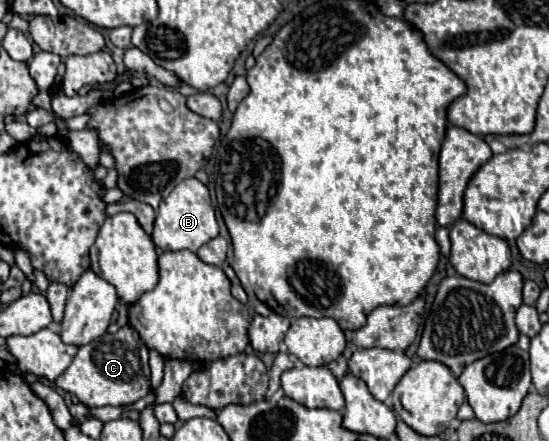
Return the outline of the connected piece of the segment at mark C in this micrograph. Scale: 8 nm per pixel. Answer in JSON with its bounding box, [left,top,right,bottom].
[53,326,149,408]

